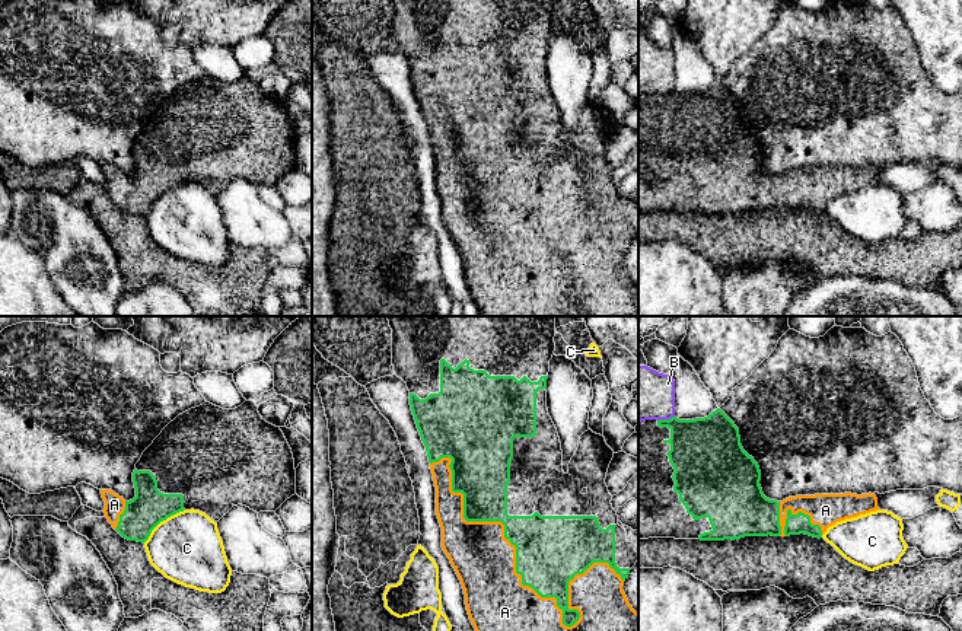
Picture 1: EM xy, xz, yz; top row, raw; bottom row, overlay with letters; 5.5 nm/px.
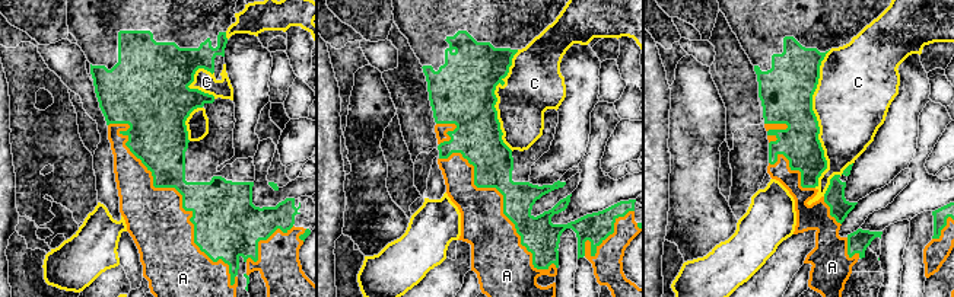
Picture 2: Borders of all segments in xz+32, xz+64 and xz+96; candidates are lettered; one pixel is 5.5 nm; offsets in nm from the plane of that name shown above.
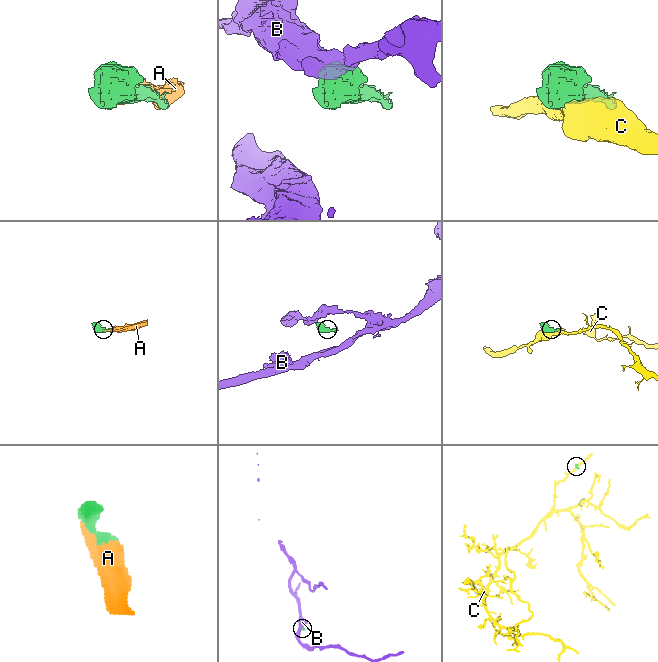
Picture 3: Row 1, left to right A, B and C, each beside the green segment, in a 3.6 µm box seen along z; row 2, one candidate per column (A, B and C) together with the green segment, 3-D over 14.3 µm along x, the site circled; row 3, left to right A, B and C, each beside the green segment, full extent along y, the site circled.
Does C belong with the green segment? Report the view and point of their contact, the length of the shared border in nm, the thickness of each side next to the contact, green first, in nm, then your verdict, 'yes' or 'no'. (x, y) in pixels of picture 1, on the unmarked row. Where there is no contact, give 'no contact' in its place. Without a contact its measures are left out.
contact xy (162, 194); length 300 nm; calibres 200 and 380 nm; no

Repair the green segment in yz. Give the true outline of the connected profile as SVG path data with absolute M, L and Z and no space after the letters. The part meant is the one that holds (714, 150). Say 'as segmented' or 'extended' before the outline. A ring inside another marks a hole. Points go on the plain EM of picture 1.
extended; M720 82L704 92L638 96L638 213L735 214L800 207L822 211L837 195L880 184L872 166L770 173L759 154L758 137L743 124L739 102Z

